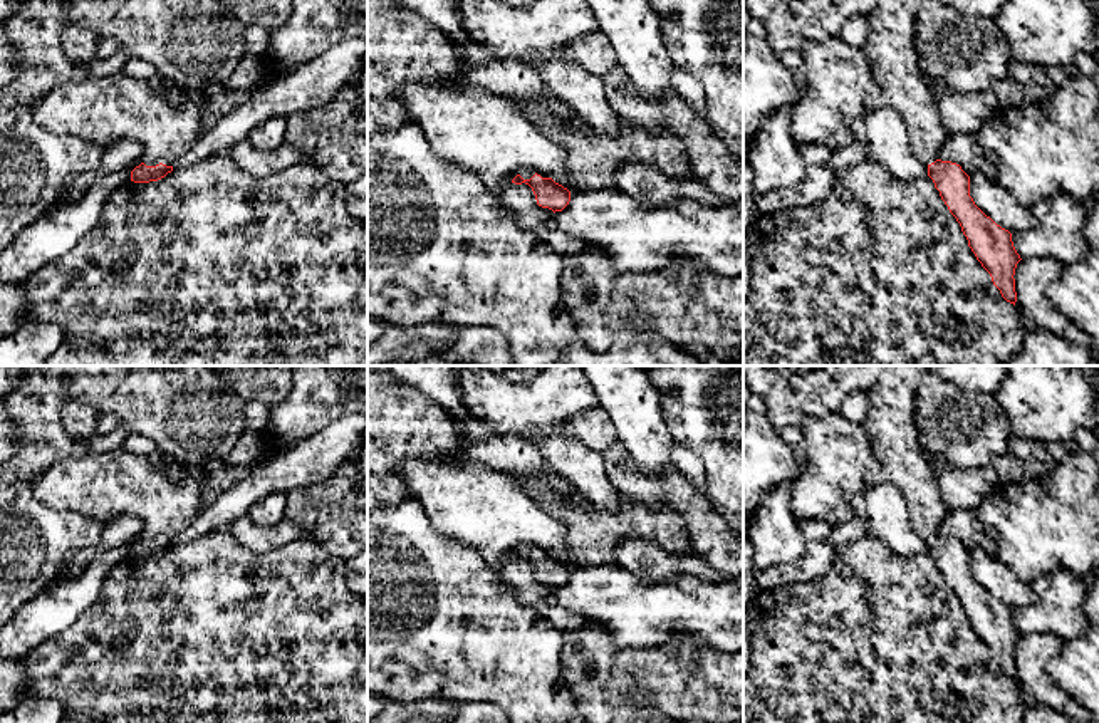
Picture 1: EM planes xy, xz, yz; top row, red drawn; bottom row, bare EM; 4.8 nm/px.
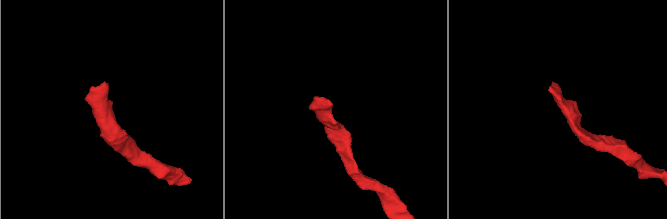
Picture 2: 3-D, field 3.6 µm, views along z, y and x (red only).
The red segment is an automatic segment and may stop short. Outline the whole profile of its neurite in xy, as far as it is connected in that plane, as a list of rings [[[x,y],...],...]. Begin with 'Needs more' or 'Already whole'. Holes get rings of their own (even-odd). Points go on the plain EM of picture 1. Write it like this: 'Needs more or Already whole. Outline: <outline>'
Needs more. Outline: [[[124,446],[109,453],[84,453],[54,463],[34,480],[34,497],[57,510],[102,522],[119,515],[143,520],[143,538],[131,557],[149,559],[173,547],[174,537],[201,510],[206,470],[171,461],[154,465]]]

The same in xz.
Needs more. Outline: [[[522,547],[512,559],[529,560],[535,570],[537,580],[554,589],[562,587],[570,577],[570,567],[542,549]]]

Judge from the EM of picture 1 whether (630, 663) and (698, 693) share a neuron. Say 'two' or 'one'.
one

